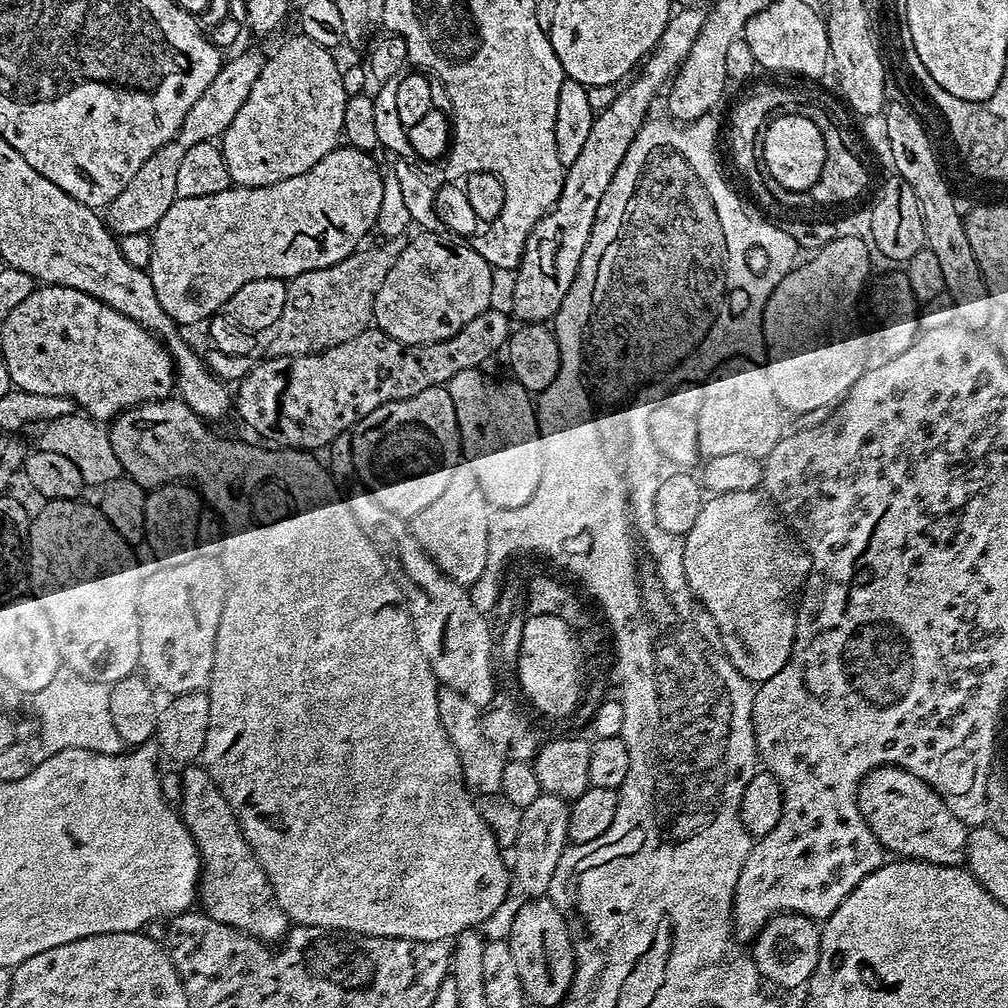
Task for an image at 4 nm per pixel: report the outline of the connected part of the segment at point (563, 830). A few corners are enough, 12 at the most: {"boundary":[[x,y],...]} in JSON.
{"boundary":[[542,794],[523,809],[512,872],[543,899],[568,845],[570,804]]}

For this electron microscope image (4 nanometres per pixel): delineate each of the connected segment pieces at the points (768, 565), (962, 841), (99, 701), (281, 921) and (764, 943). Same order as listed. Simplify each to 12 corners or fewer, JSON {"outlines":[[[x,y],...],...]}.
{"outlines":[[[760,490],[709,495],[688,586],[748,682],[796,637],[812,559]],[[905,768],[867,772],[866,826],[893,857],[955,868],[968,825]],[[66,667],[35,693],[41,757],[119,755],[110,687]],[[200,766],[178,809],[200,851],[198,900],[265,942],[290,931],[274,886]],[[782,912],[751,941],[761,977],[803,989],[820,957],[821,925]]]}

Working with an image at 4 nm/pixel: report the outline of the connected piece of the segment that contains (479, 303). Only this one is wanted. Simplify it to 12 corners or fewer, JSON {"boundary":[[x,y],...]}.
{"boundary":[[440,230],[411,237],[375,327],[442,342],[494,304],[486,258]]}

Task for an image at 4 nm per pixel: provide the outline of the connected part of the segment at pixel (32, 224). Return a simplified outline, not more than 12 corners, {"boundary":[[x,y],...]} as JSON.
{"boundary":[[8,148],[7,267],[82,290],[172,355],[213,422],[227,388],[180,337],[101,213]]}

